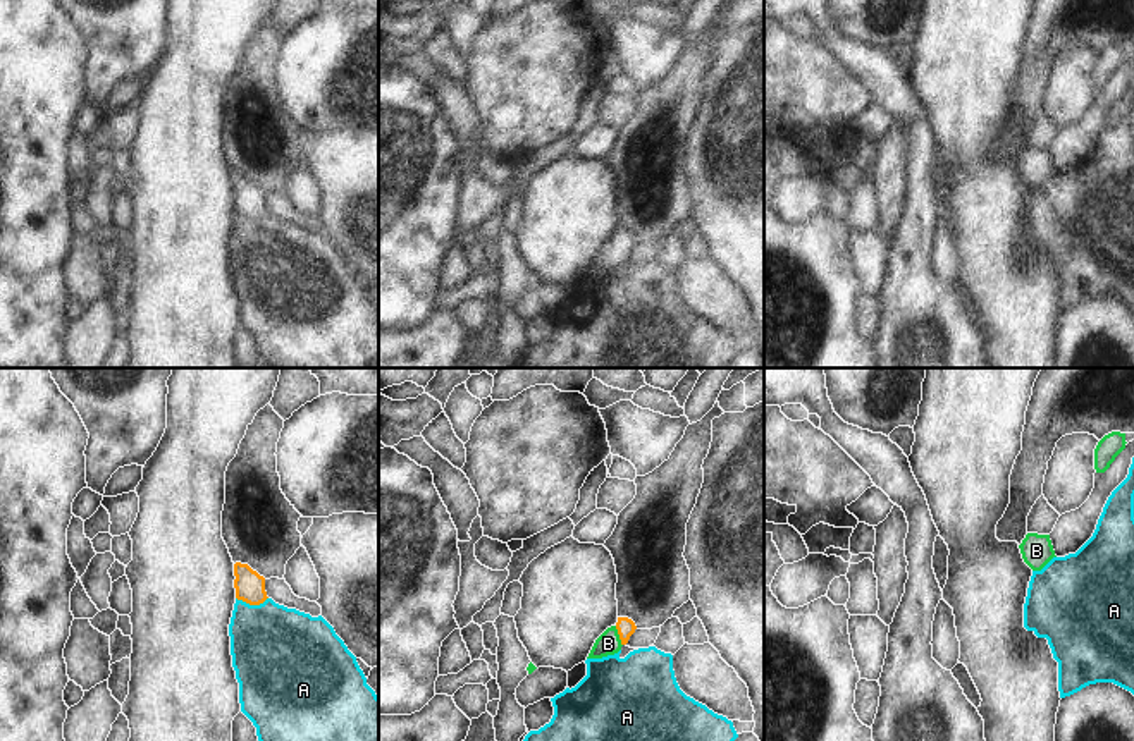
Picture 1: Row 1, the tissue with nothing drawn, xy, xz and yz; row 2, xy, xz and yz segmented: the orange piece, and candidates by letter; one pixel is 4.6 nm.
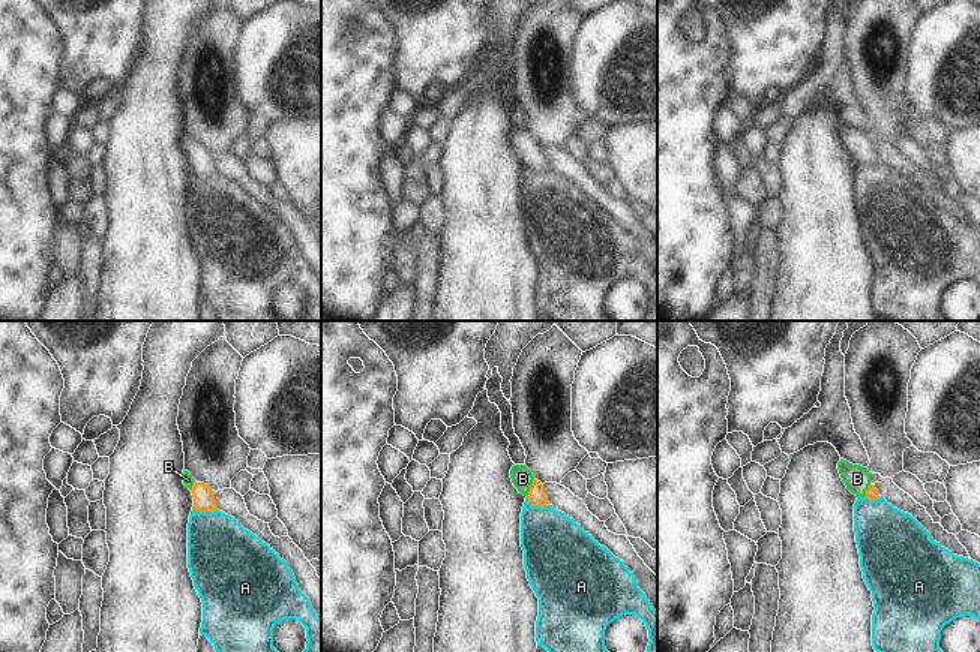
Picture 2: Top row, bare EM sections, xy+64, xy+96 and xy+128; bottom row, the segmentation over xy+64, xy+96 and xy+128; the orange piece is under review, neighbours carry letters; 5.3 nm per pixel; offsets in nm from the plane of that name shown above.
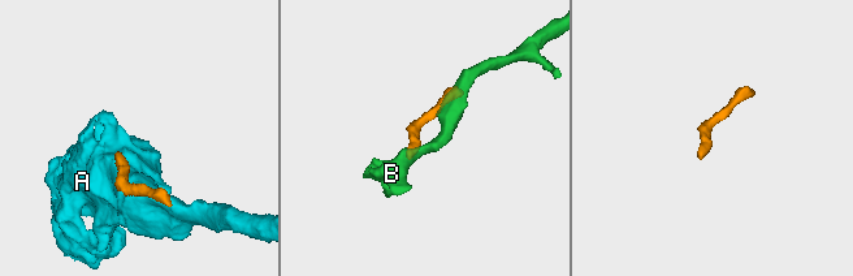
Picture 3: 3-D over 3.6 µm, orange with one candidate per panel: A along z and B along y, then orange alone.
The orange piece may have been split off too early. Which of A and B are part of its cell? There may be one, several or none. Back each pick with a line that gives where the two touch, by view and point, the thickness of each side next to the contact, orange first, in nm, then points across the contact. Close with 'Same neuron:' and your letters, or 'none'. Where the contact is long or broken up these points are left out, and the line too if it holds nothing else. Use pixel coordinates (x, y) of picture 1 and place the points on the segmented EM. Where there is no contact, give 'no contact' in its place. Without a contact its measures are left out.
B: meets orange in xz at (620, 636); 90 nm thick on the orange side, 110 nm on the other; runs through xz (625, 626), (620, 636), (608, 643)
Same neuron: B

